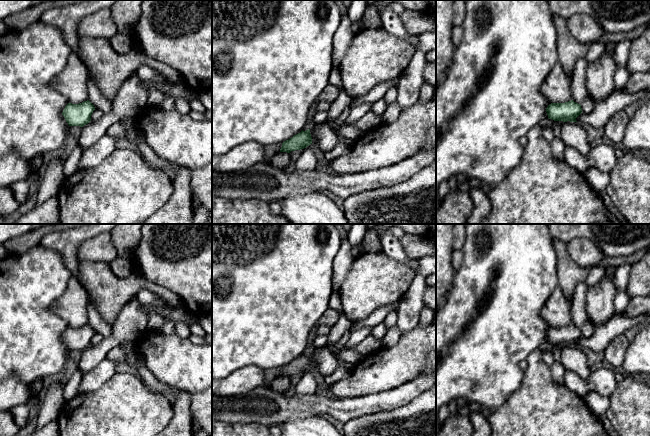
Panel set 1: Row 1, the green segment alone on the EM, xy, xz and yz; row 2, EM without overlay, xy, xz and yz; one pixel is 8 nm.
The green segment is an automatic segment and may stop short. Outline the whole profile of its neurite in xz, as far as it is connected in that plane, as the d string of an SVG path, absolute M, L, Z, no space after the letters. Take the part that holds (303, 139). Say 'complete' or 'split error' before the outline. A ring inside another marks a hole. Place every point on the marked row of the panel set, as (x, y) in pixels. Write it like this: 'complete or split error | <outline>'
complete | M310 129L306 131L301 131L300 133L294 135L292 138L284 141L280 152L290 153L291 151L301 150L312 144L312 137L310 134Z

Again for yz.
complete | M573 100L565 103L551 103L546 108L549 119L563 122L577 122L576 118L582 113L581 105Z

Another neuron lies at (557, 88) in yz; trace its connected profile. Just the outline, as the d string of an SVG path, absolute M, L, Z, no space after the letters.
M557 62L541 85L541 93L551 103L565 103L571 101L572 78L573 76L568 76L561 64Z

